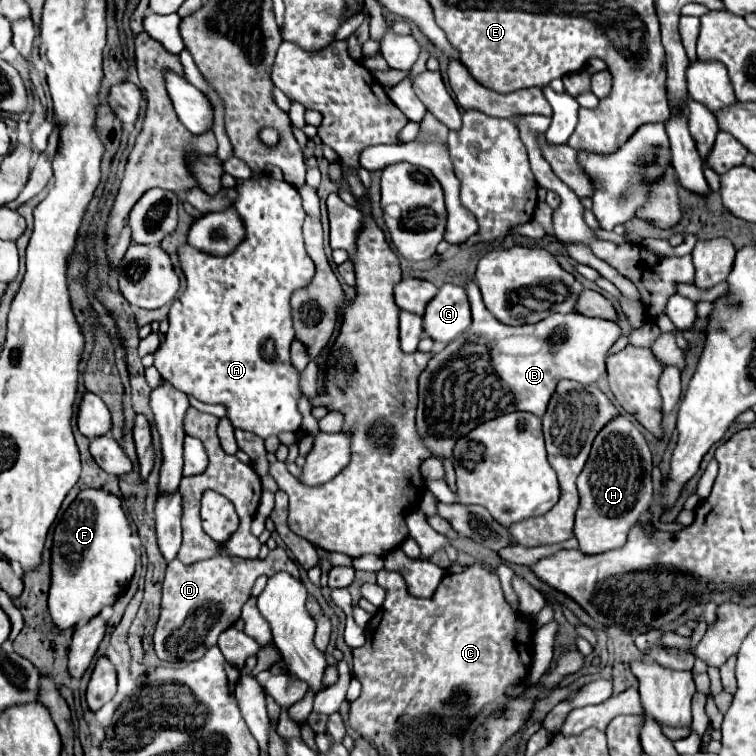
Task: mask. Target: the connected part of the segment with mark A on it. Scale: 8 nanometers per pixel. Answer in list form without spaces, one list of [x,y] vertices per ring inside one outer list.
[[[262,175],[258,181],[246,179],[238,185],[238,199],[234,201],[234,207],[246,225],[246,239],[236,251],[226,257],[212,257],[192,249],[190,245],[178,249],[188,285],[170,307],[166,343],[162,343],[156,351],[154,367],[186,395],[196,397],[202,403],[226,405],[228,419],[236,429],[268,439],[284,431],[296,433],[302,425],[302,413],[298,411],[298,401],[304,395],[300,389],[302,373],[290,361],[290,345],[296,339],[290,297],[296,289],[310,285],[316,269],[304,249],[302,223],[306,213],[296,187],[268,175]]]

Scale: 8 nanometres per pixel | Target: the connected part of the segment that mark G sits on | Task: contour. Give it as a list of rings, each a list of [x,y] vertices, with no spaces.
[[[446,283],[438,295],[428,303],[424,313],[424,331],[434,341],[448,345],[472,325],[472,313],[466,289],[462,285]]]

